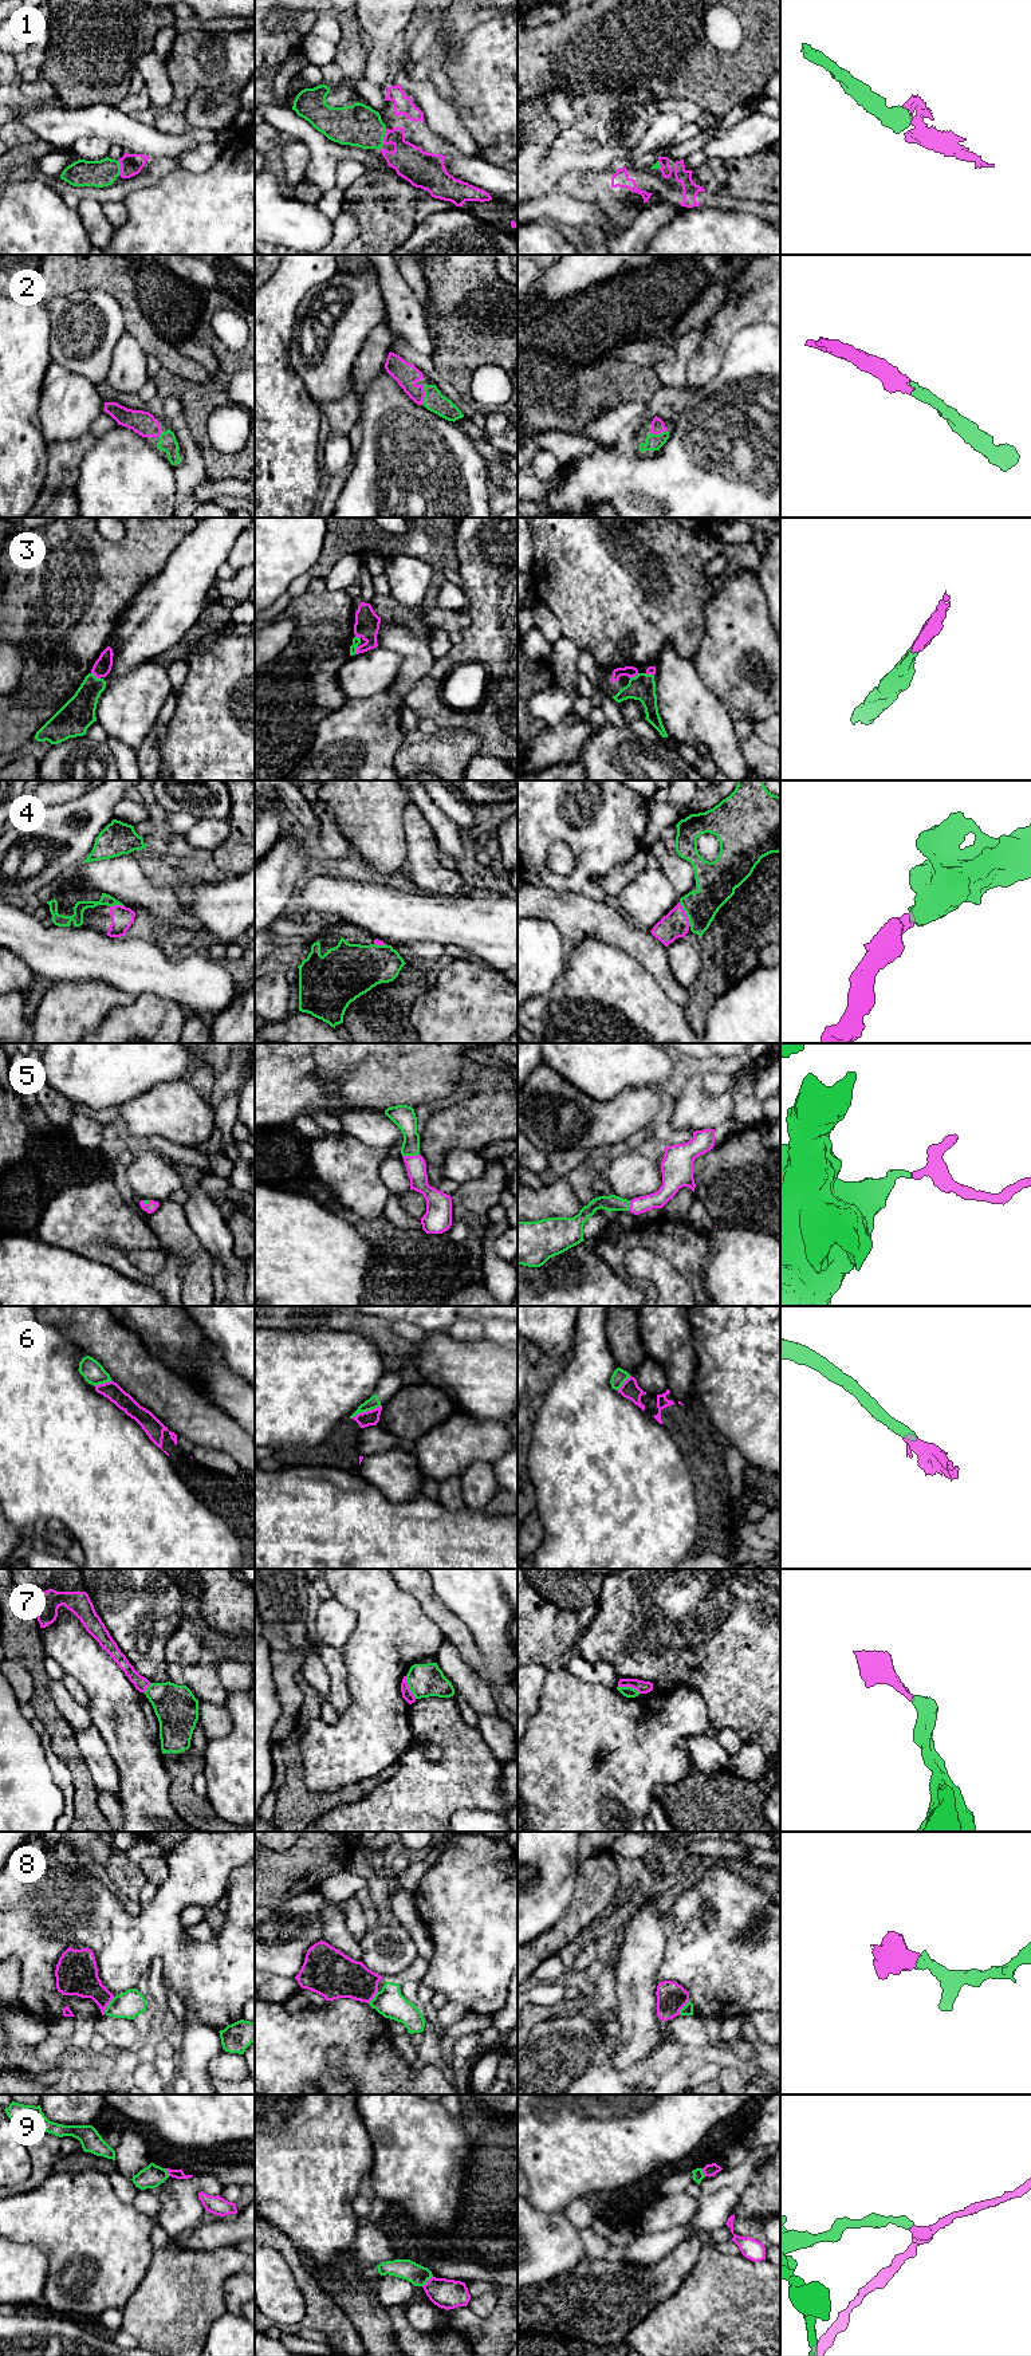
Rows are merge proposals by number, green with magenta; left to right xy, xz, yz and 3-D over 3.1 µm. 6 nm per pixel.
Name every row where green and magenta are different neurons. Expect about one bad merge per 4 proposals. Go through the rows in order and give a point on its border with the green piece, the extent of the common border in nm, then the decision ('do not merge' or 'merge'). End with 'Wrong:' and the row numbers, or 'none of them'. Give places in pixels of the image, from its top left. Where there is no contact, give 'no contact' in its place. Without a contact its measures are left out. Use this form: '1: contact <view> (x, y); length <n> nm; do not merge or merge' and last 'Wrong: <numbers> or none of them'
1: contact xz (382, 137); length 100 nm; merge
2: contact xz (425, 396); length 110 nm; merge
3: contact xy (94, 676); length 70 nm; merge
4: contact yz (687, 915); length 160 nm; merge
5: contact xz (410, 1155); length 110 nm; merge
6: contact xz (365, 1411); length 200 nm; do not merge
7: contact xz (409, 1687); length 150 nm; merge
8: contact xy (107, 2005); length 120 nm; merge
9: contact xz (427, 2281); length 90 nm; do not merge
Wrong: 6, 9

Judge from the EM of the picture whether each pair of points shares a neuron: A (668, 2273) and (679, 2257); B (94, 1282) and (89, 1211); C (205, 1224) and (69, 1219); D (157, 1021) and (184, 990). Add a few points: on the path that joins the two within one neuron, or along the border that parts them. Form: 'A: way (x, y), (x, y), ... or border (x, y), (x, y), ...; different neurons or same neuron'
A: way (672, 2269), (679, 2261); same neuron
B: border (63, 1247), (105, 1263), (121, 1274); different neurons
C: border (183, 1204), (187, 1222), (207, 1251); different neurons
D: border (142, 992), (166, 998), (180, 1006); different neurons

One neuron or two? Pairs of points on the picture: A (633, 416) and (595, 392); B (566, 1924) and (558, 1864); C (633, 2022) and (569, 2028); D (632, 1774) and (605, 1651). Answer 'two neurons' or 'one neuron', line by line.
A: two neurons
B: two neurons
C: two neurons
D: two neurons

